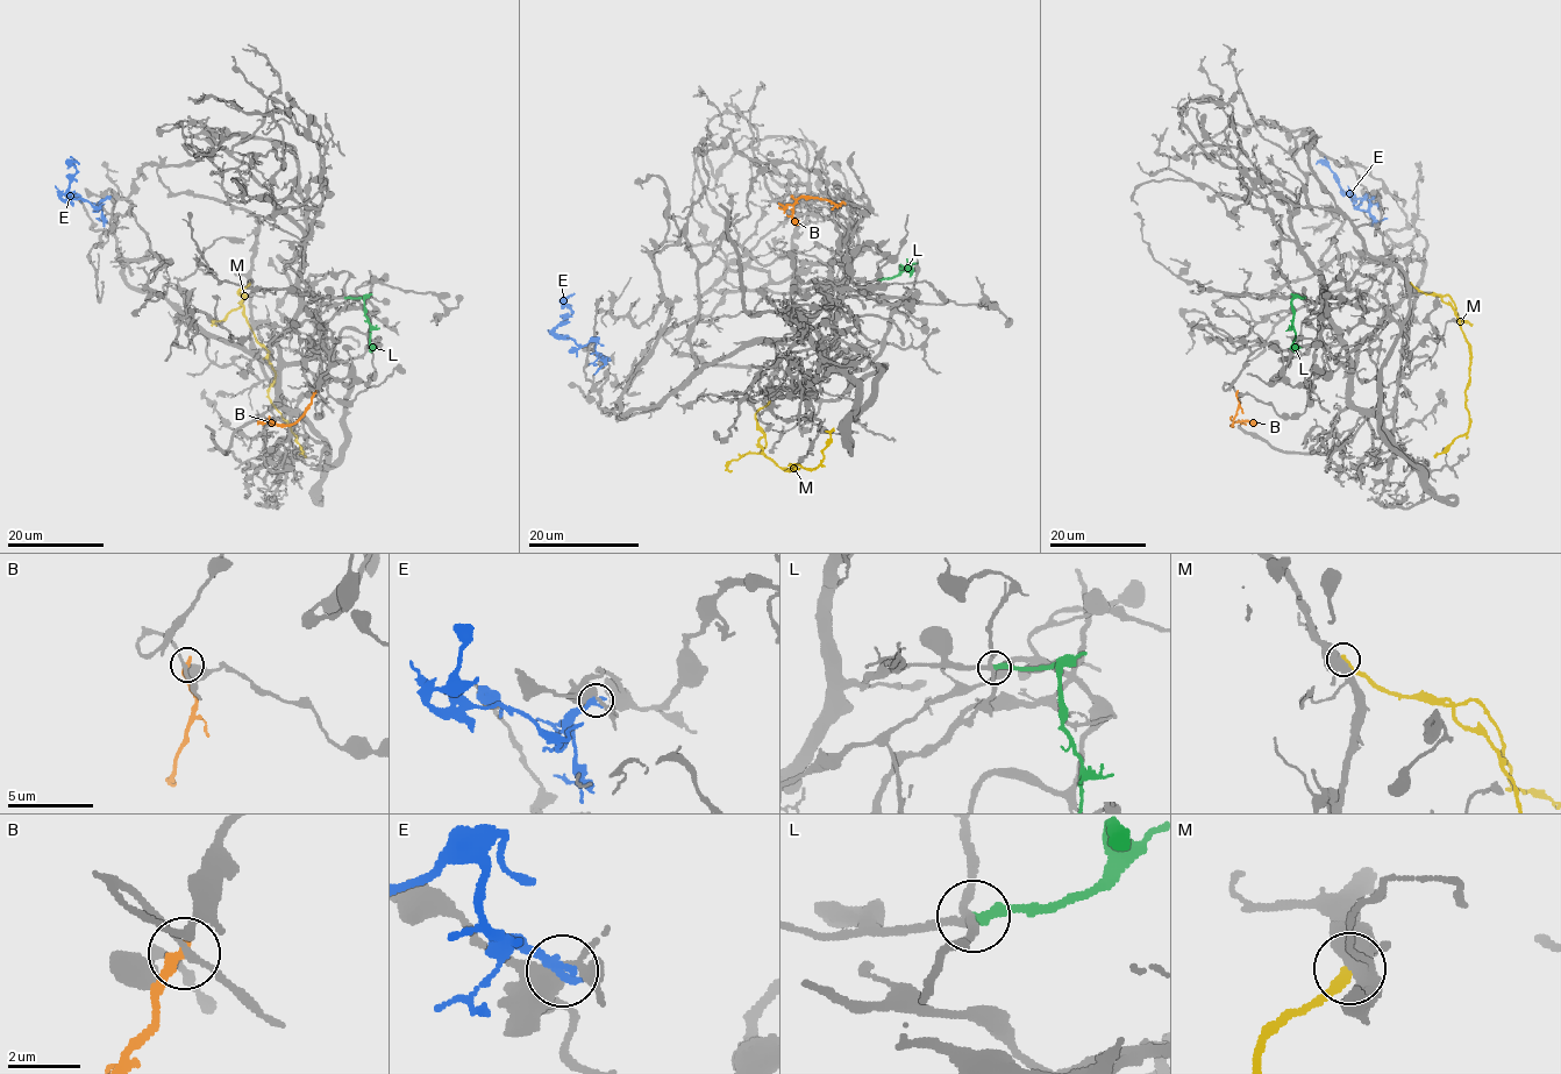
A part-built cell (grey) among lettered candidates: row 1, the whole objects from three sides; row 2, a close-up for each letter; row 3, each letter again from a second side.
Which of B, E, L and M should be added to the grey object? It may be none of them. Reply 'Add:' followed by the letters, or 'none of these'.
Add: L

